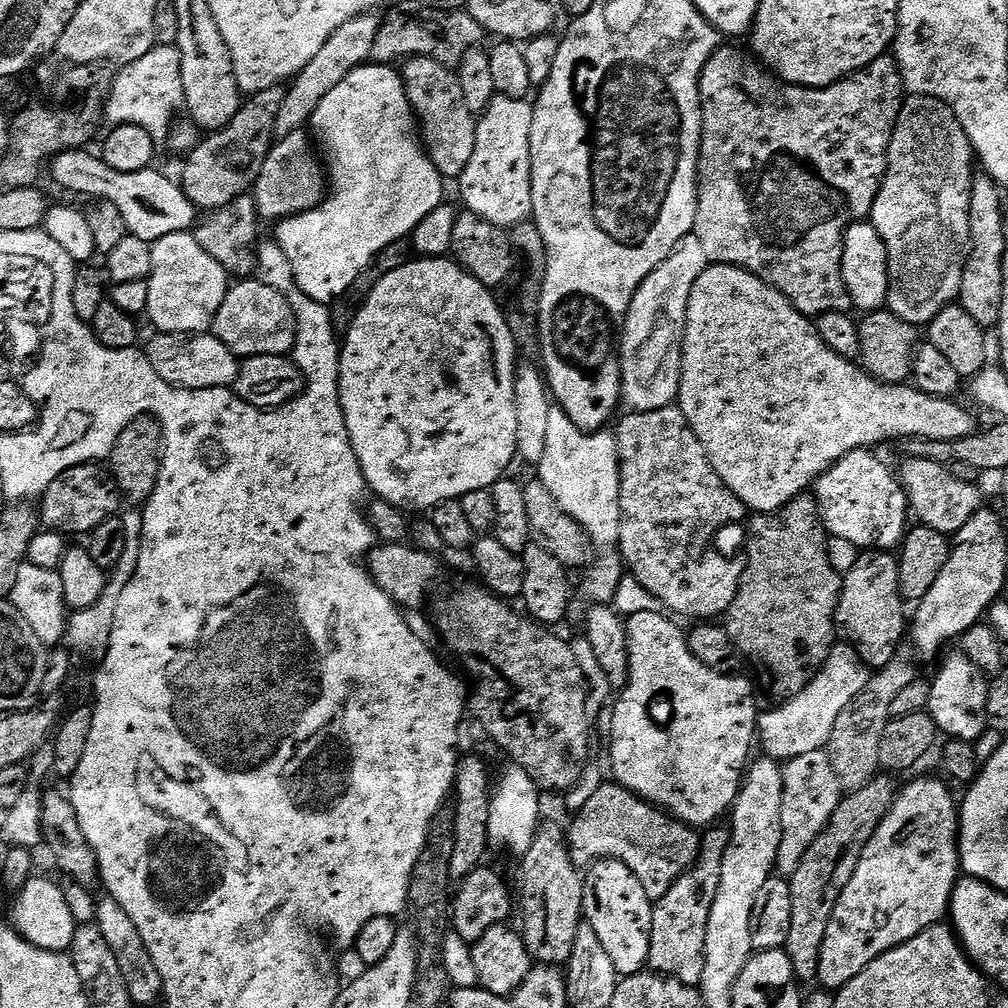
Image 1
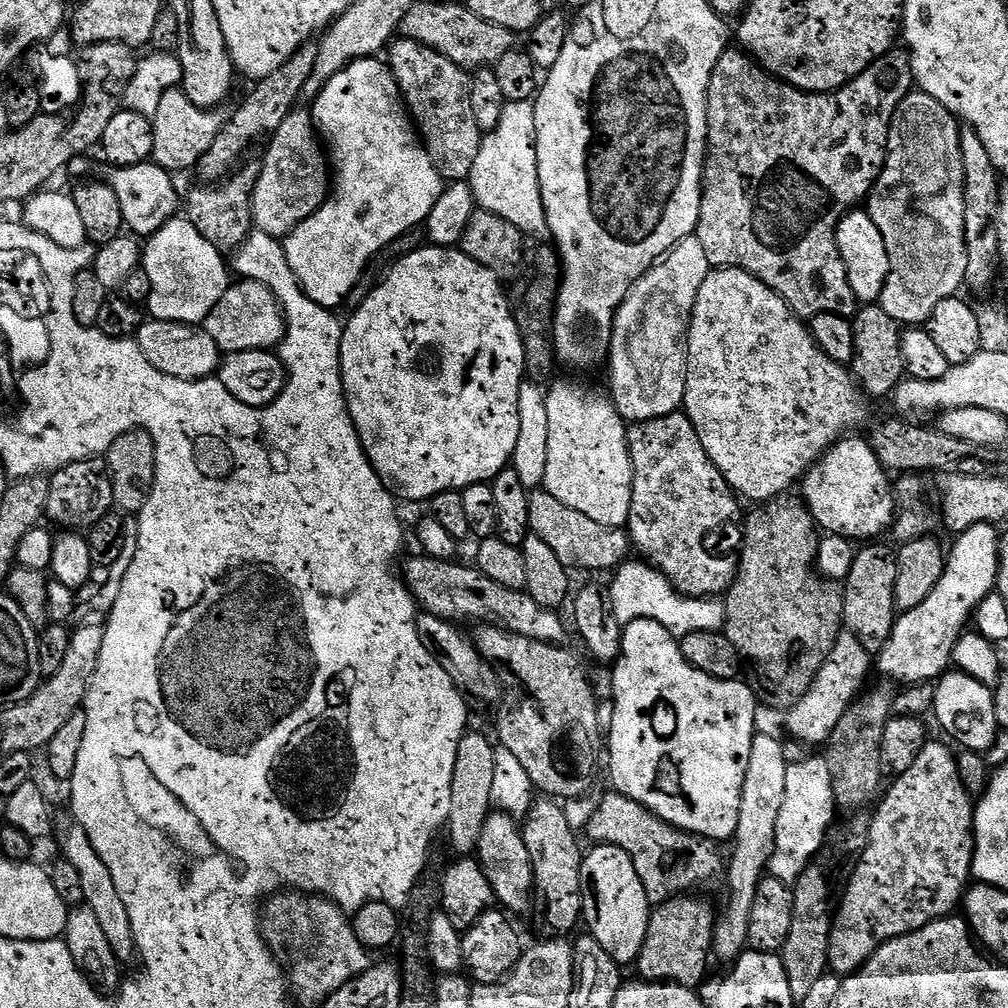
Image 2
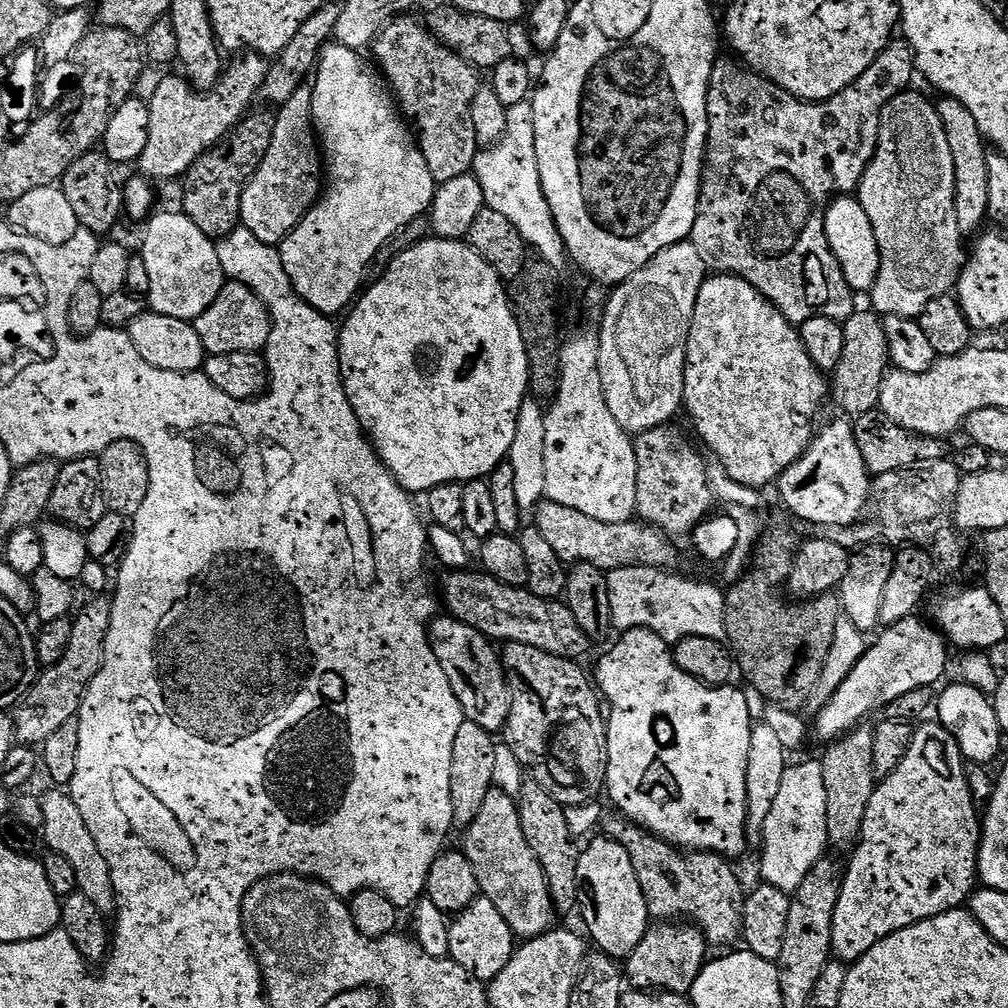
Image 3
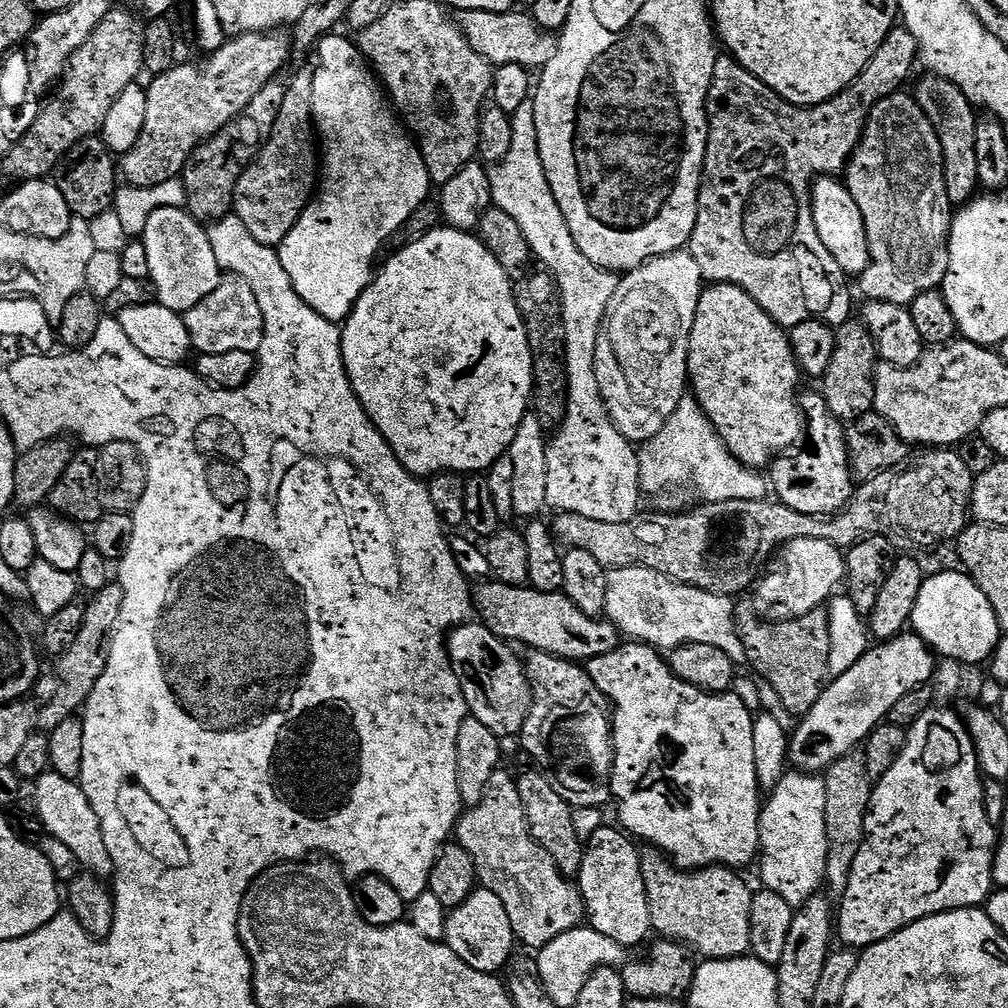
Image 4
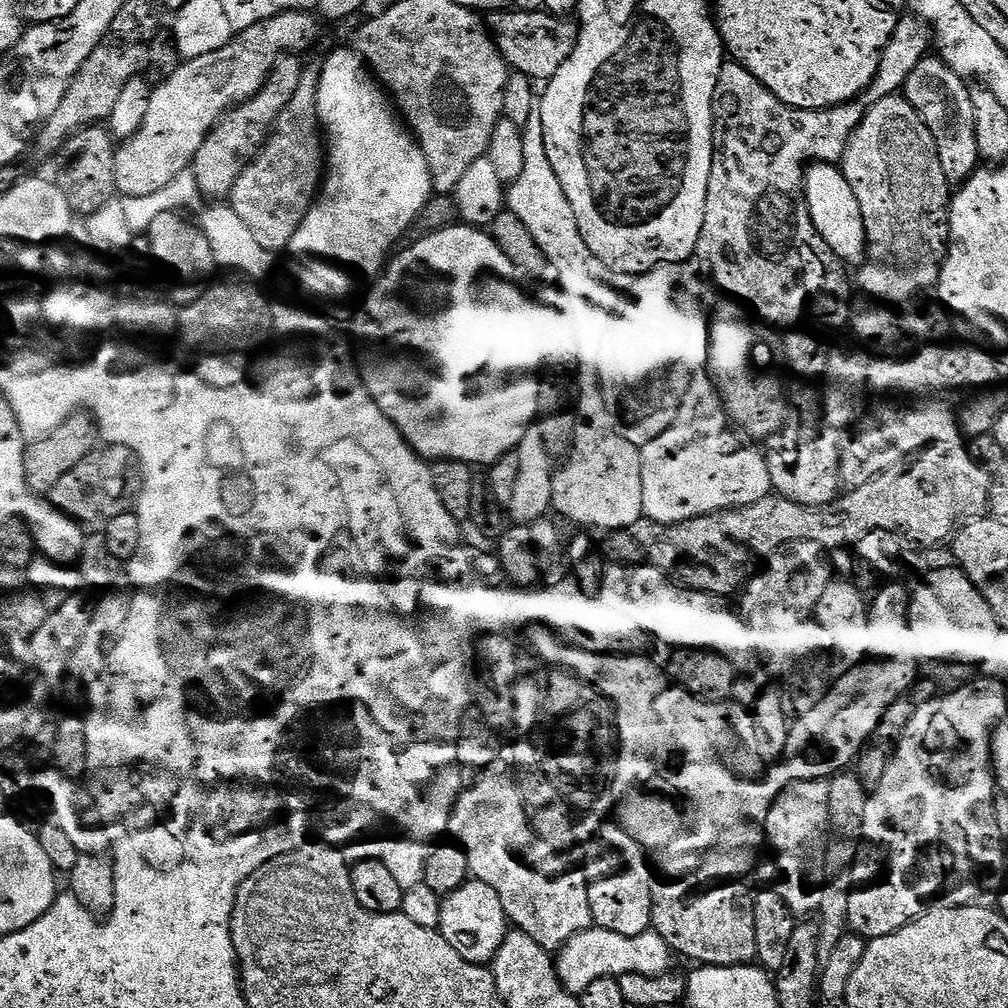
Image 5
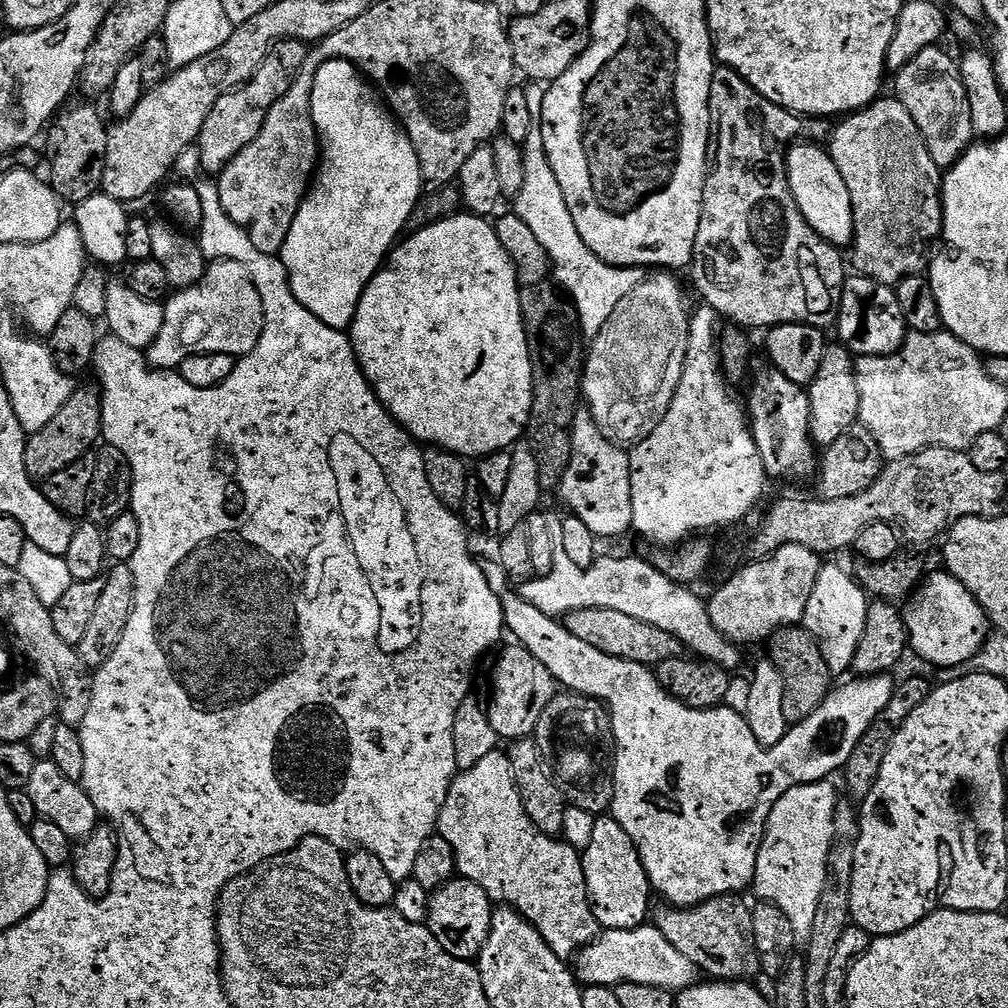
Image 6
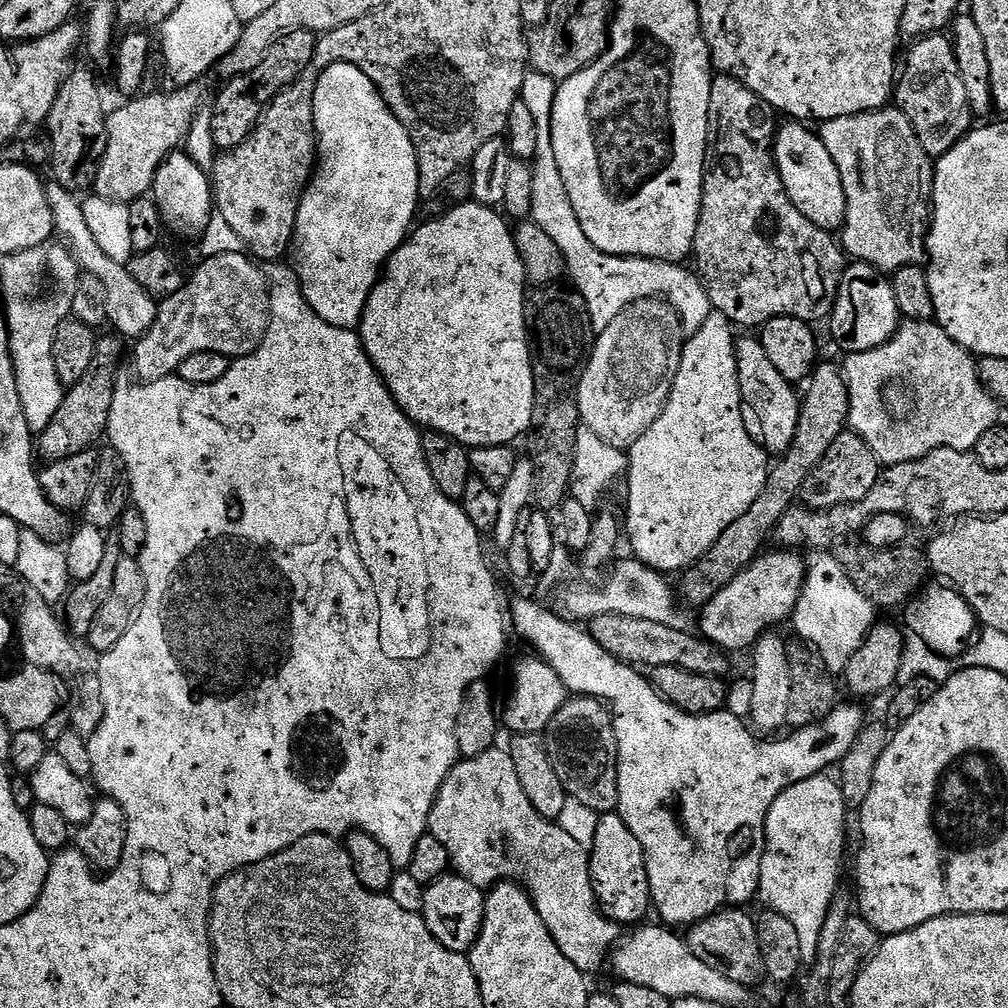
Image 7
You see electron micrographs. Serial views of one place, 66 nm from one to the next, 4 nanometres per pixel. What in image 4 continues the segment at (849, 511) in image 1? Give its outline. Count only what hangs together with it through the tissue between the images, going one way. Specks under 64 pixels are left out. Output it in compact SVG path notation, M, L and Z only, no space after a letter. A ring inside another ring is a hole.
M801 391L798 399L806 421L808 445L801 452L781 454L772 461L771 491L779 503L790 506L790 510L798 510L798 514L831 516L843 512L852 501L854 491L854 477L848 466L848 447L844 437L845 425L830 410L823 391Z

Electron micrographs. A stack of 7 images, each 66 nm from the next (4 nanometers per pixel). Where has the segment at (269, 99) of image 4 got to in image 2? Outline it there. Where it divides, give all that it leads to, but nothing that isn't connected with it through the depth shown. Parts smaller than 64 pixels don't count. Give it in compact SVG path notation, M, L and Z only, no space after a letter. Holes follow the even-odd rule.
M244 162L231 174L219 182L204 182L186 196L187 220L197 228L202 238L206 238L221 254L235 253L253 231L252 187L258 182L260 164Z

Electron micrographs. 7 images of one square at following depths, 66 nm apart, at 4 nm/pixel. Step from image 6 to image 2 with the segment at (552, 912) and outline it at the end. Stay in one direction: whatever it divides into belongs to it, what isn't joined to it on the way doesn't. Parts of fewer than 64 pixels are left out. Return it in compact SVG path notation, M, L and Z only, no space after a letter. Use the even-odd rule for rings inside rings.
M493 811L488 817L486 826L482 826L482 838L478 842L475 855L478 857L482 870L494 890L496 904L509 913L531 913L534 908L536 883L530 862L530 853L526 851L526 842L521 825L507 812Z

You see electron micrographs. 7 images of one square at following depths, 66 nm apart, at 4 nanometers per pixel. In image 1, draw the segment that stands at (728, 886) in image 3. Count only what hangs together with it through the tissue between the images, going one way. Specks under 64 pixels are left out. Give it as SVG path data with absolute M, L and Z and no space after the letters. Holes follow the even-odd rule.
M615 782L601 783L590 802L571 817L571 822L566 828L568 855L577 868L587 869L598 860L622 862L634 870L638 882L642 882L642 890L646 890L646 898L653 902L664 897L666 890L695 864L700 853L701 833L693 825L676 819Z

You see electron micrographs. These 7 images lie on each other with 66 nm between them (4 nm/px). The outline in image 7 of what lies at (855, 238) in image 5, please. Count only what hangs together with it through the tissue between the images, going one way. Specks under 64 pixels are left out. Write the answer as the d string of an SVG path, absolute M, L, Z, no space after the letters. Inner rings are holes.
M788 122L781 127L774 137L774 155L776 169L784 183L786 194L798 210L814 226L826 232L835 233L843 229L846 218L846 194L842 190L842 178L838 174L838 166L834 166L834 158L830 158L830 150L821 142L819 135L812 132L807 123Z

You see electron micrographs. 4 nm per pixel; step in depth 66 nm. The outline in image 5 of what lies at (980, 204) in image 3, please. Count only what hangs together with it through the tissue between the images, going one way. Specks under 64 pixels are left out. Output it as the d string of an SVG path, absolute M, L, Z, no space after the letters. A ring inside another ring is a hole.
M939 55L925 56L906 78L902 89L905 100L918 110L922 122L934 134L938 146L938 158L942 162L942 174L946 174L949 185L959 186L968 181L972 173L981 167L978 154L978 138L974 138L974 106L970 102L972 88L965 77L959 76ZM965 84L965 85L964 85Z

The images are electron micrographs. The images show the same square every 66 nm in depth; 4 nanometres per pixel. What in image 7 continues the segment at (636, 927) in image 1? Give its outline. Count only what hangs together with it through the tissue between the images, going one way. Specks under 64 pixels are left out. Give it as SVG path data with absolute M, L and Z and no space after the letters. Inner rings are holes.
M604 814L598 822L598 834L594 834L594 846L590 850L592 884L596 887L597 901L608 919L621 926L636 926L647 914L652 904L652 891L646 874L646 858L642 842L630 834L630 826L622 822L619 814Z

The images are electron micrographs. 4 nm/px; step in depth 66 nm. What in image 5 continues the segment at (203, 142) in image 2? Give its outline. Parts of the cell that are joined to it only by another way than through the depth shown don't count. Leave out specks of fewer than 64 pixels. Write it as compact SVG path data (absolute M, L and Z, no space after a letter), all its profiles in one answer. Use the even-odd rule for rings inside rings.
M297 10L258 22L235 33L221 49L185 59L170 78L159 81L150 94L146 118L136 133L115 149L116 192L121 197L157 194L186 170L220 117L262 90L279 56L304 54L319 38L321 21L312 15L311 11Z

